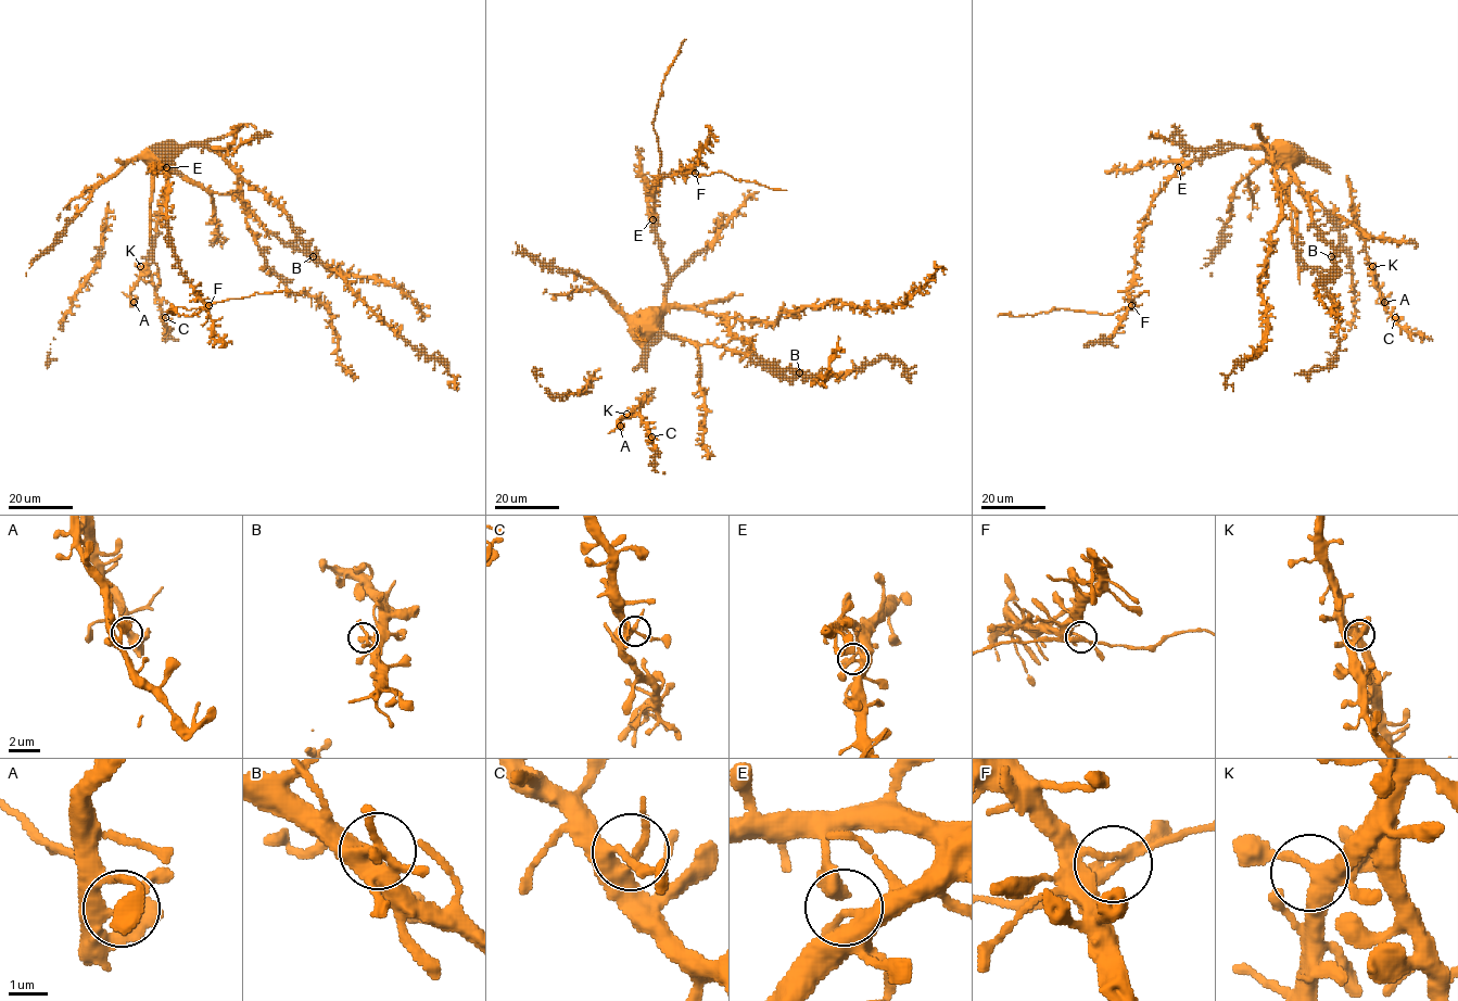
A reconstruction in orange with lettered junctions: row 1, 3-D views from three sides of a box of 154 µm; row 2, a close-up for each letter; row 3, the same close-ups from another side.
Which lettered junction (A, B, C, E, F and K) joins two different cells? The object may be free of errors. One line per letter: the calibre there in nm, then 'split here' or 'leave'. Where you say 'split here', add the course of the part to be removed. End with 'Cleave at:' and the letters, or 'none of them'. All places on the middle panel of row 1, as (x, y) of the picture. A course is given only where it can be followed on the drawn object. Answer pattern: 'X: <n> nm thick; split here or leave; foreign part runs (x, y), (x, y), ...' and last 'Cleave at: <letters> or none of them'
A: 220 nm thick; leave
B: 240 nm thick; leave
C: 260 nm thick; leave
E: 240 nm thick; leave
F: 260 nm thick; leave
K: 340 nm thick; leave
Cleave at: none of them

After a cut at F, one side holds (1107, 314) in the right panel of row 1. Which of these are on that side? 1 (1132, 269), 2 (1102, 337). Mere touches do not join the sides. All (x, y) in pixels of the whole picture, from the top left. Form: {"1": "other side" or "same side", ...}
{"1": "other side", "2": "other side"}

